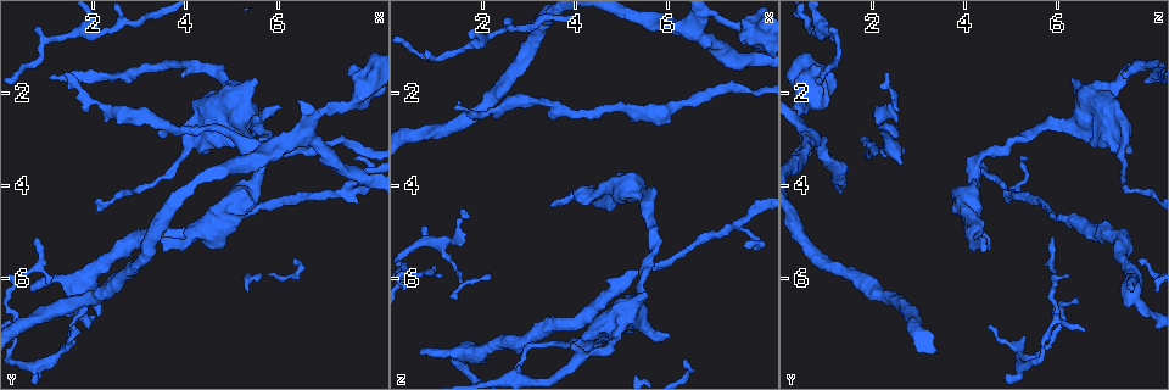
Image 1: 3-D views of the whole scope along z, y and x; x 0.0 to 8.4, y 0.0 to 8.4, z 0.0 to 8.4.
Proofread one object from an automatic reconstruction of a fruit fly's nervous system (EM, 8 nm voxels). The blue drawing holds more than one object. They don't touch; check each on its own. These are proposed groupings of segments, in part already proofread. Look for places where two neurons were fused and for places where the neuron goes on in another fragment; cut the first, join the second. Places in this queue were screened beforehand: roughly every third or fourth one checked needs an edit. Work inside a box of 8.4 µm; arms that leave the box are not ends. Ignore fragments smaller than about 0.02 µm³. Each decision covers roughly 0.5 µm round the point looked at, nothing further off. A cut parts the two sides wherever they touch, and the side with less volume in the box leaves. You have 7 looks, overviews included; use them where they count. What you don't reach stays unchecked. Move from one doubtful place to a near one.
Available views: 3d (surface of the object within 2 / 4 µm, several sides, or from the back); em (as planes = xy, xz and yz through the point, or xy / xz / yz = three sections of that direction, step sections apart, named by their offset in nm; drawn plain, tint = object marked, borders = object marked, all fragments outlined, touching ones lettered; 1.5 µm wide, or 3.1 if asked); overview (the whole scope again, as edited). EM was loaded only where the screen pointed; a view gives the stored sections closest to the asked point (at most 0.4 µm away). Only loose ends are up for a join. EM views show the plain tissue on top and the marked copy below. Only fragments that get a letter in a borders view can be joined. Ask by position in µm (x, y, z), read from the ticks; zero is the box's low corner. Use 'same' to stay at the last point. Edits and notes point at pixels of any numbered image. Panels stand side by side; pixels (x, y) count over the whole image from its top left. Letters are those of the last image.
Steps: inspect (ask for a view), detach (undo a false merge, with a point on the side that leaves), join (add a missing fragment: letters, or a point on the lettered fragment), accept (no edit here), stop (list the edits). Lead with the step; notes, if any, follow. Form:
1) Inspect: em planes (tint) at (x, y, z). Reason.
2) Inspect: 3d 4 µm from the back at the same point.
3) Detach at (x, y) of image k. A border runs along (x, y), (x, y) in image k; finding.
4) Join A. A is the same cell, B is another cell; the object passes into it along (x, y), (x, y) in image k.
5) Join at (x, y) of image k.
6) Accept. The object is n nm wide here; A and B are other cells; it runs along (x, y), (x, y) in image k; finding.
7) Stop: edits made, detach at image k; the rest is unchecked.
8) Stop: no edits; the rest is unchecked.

Inspect: 3d 4 µm from the back at (6.10, 2.30, 7.25). Branch stops here.

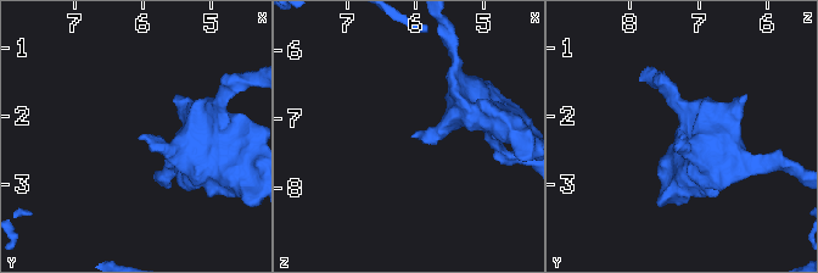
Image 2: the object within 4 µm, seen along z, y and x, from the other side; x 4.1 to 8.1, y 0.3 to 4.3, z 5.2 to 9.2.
Inspect: em xy step 4 (borders) at (6.05, 2.35, 7.25). Shape alone is not enough.

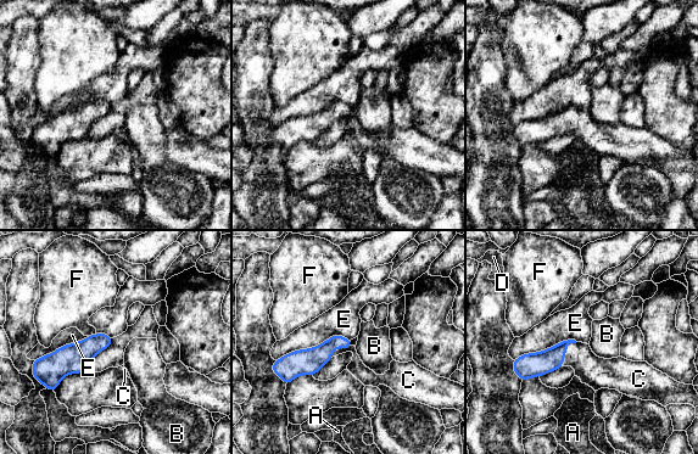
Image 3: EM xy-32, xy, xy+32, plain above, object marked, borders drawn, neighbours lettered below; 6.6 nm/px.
Join at (597, 373) of image 3. C is the same cell, A, B, D, E and F are other cells; the object passes into it along (534, 364), (565, 352), (597, 373) in image 3; the neuron continues.

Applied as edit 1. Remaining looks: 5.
Inspect: 3d 2 µm at (0.65, 6.20, 7.65). Branch stops here.

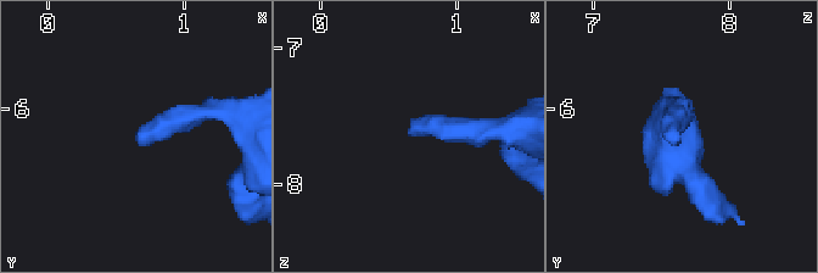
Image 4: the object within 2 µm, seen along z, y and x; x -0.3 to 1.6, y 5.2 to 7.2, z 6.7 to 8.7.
Inspect: em xy step 8 (borders) at (0.66, 6.22, 7.60). Now the EM.

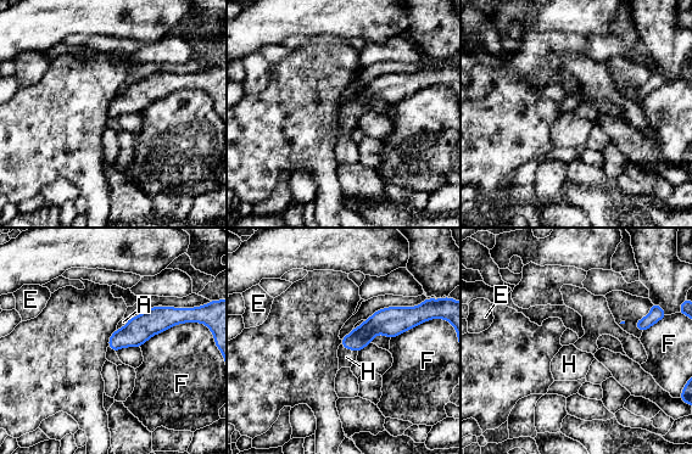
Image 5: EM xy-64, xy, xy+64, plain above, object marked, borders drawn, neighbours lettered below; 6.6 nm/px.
Inspect: em planes (borders) at the same point. Cut it another way.

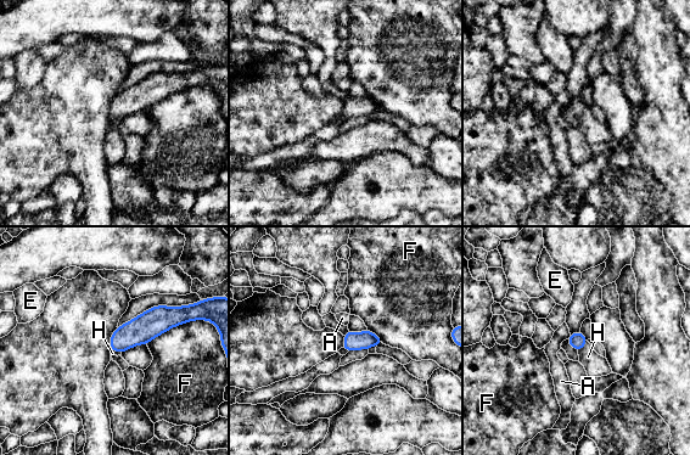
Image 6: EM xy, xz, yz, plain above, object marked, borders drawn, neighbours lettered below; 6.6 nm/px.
Join at (595, 365) of image 6. H is the same cell, A, E and F are other cells; the object passes into it along (577, 341), (583, 346), (595, 365) in image 6; it goes on there.

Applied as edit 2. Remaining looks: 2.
Inspect: 3d 2 µm at (0.85, 5.15, 5.90). Thin end.

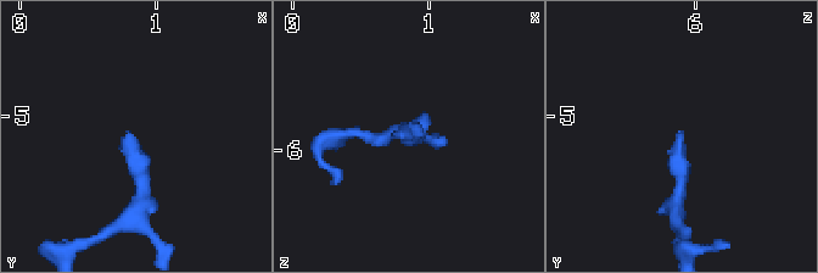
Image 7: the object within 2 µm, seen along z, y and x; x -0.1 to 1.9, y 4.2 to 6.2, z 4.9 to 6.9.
Inspect: em yz step 8 (borders) at (0.80, 5.12, 5.94).

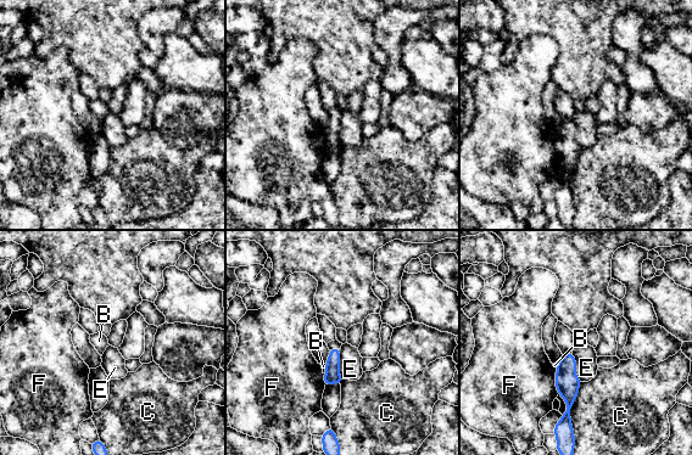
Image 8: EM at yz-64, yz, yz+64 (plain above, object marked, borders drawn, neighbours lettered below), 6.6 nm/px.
Join at (335, 343) of image 8. The object is 90 nm wide here; B is the same cell, C, E and F are other cells; the object passes into it along (333, 376), (334, 348), (335, 343) in image 8; it goes on there.

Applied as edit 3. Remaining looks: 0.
Stop: edits made, join at image 3, join at image 6, join at image 8; the rest is unchecked.

